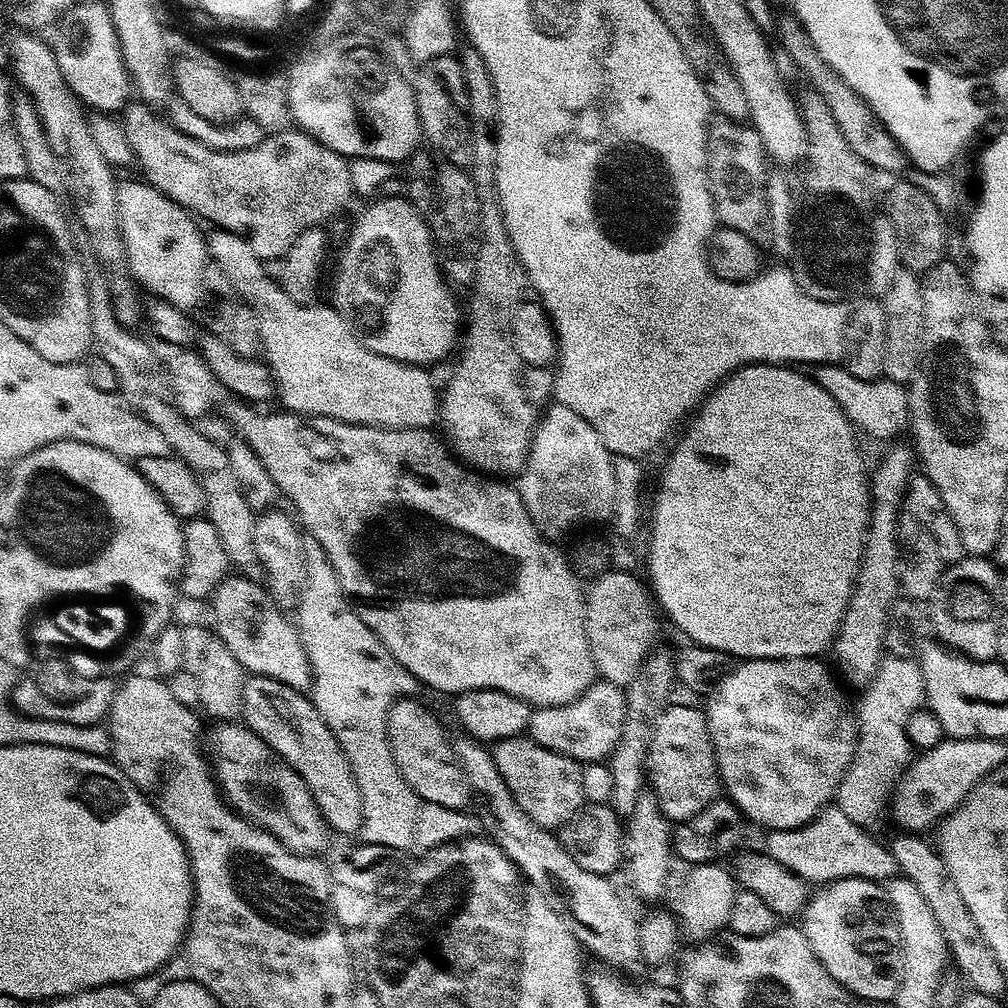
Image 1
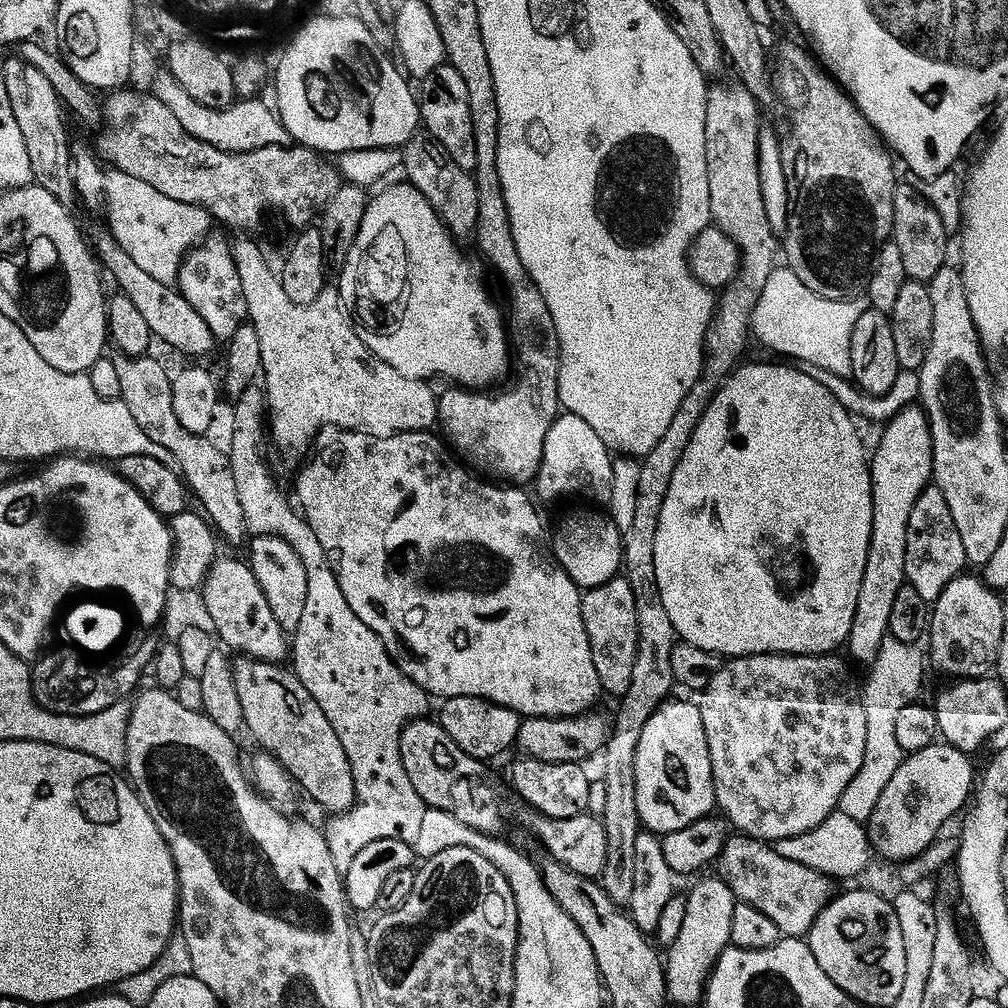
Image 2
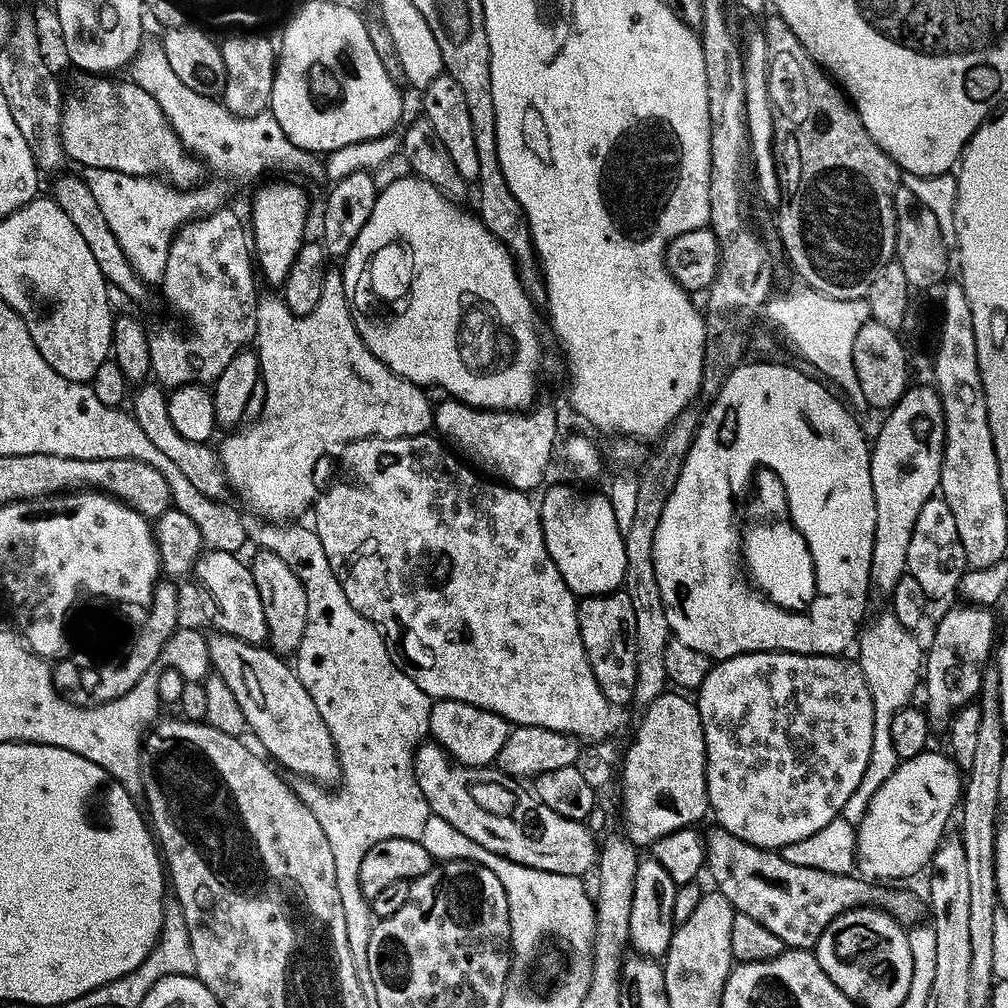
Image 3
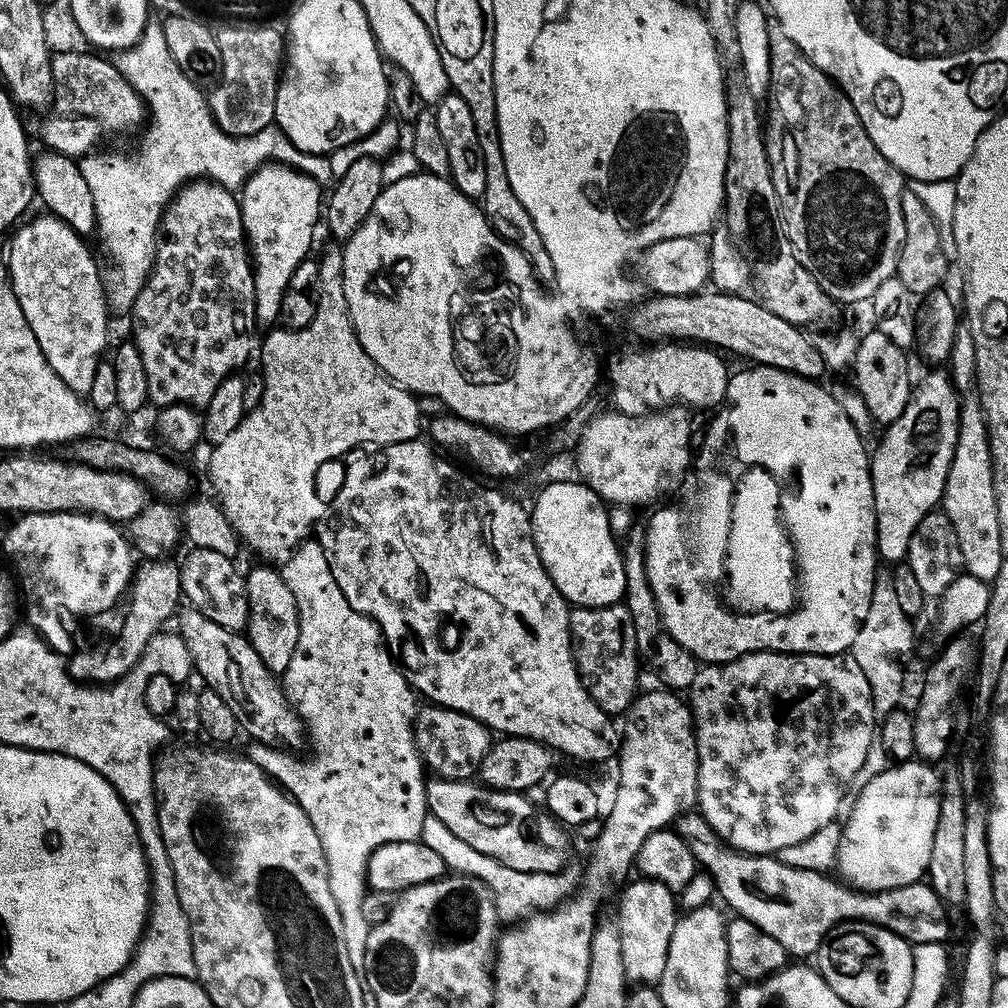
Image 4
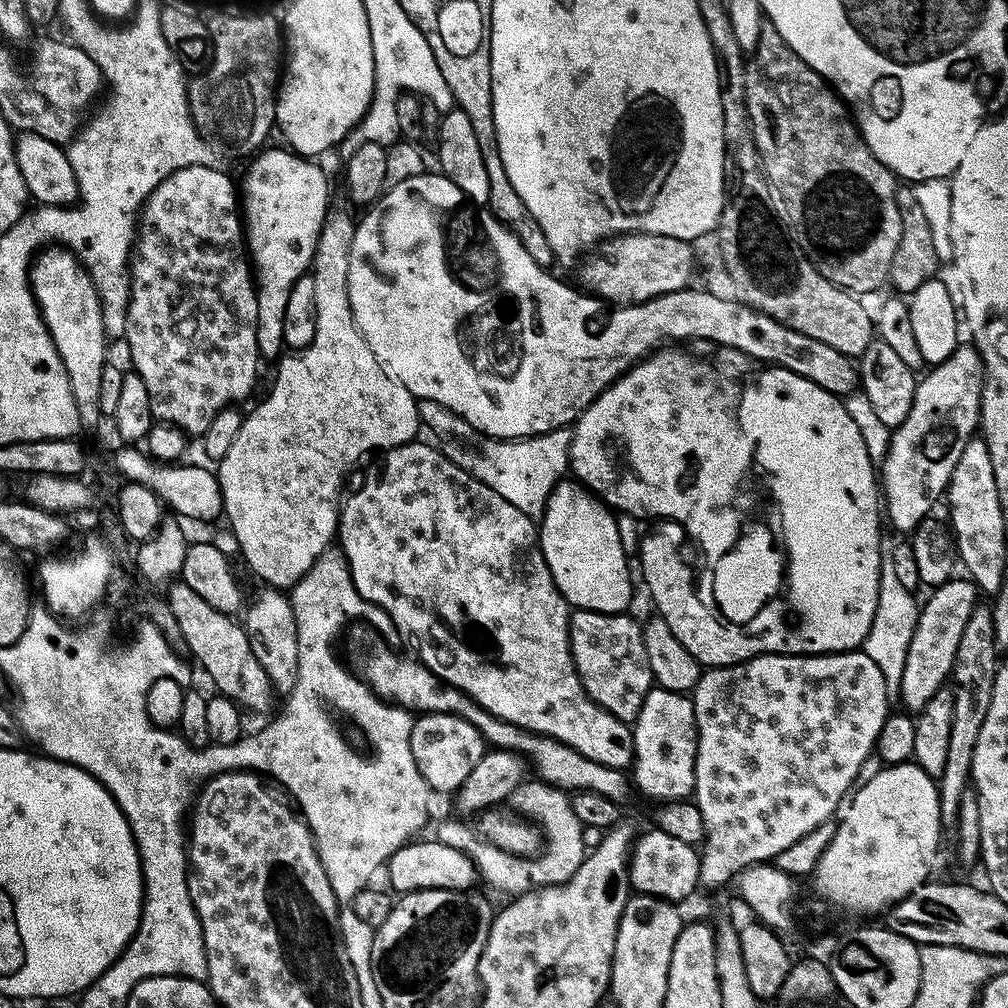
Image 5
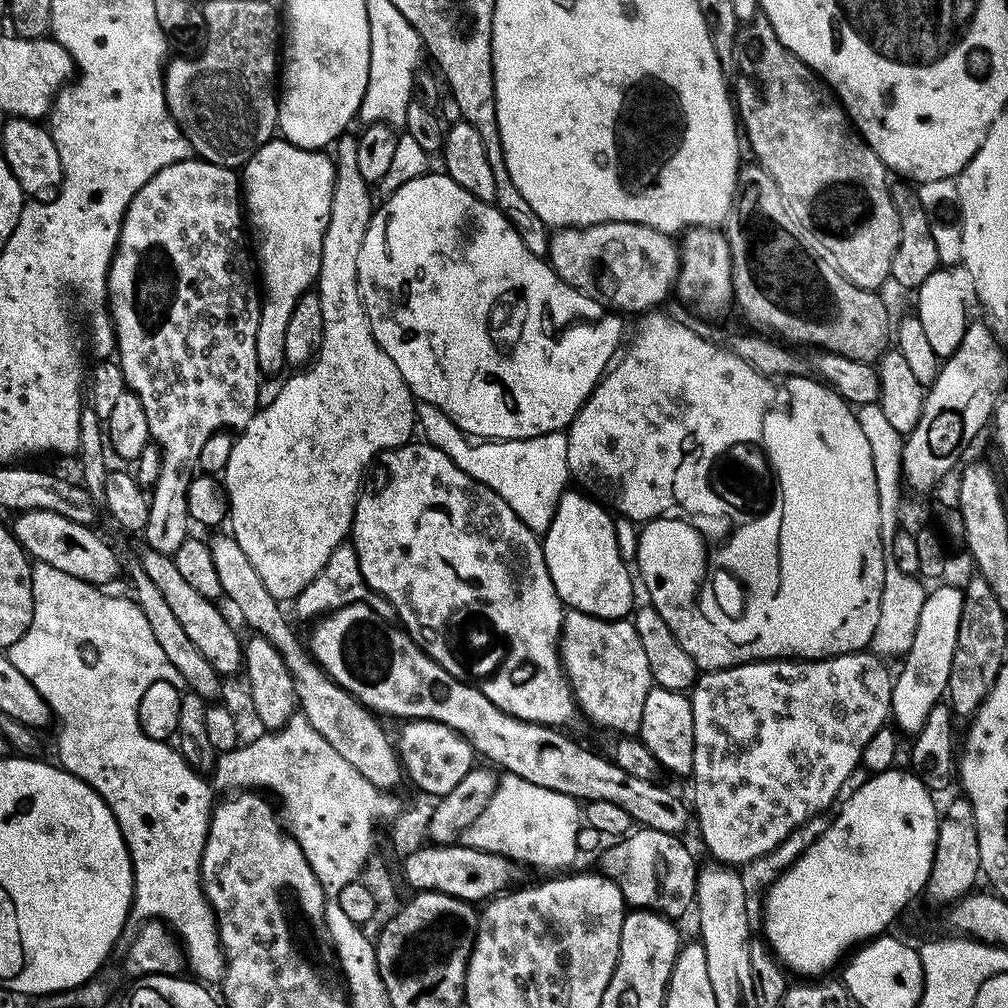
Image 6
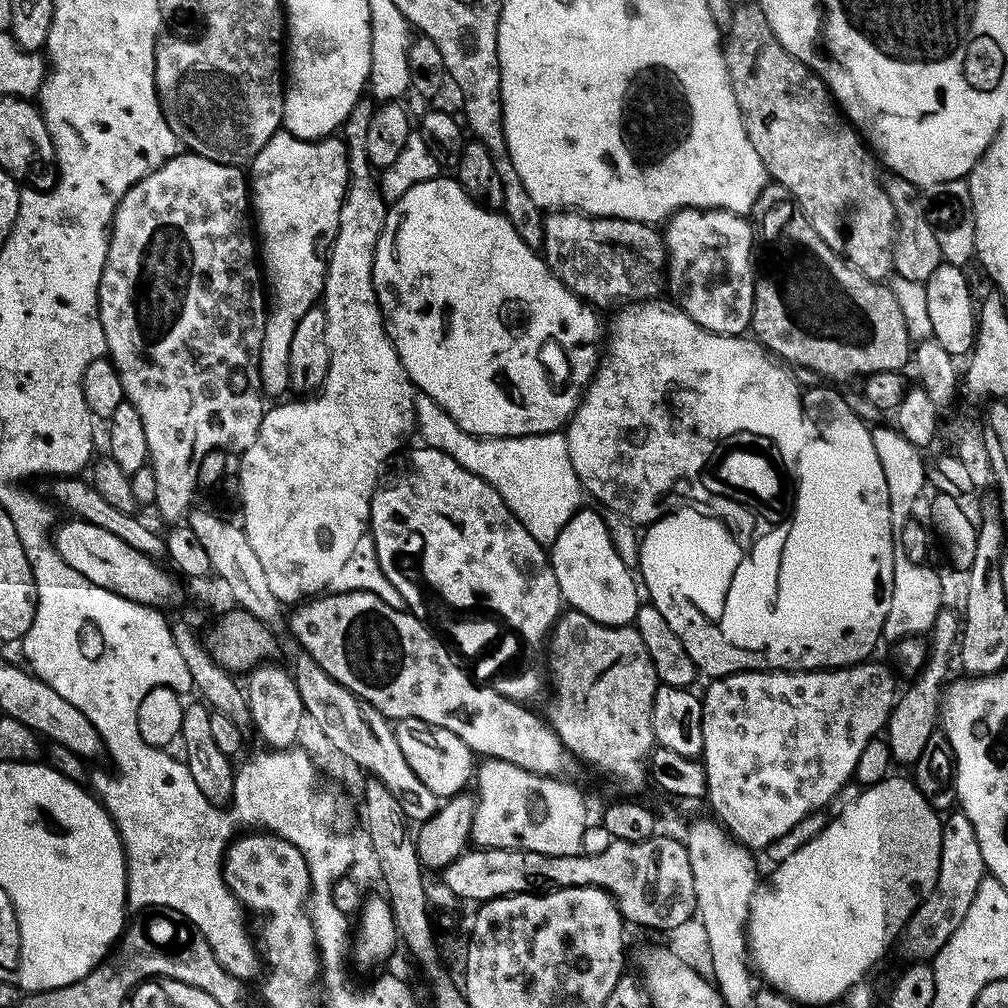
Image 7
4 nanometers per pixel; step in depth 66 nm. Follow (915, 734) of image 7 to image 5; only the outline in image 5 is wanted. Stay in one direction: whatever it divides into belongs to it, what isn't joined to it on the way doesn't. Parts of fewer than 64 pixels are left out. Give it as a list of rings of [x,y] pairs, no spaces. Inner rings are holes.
[[[971,579],[945,581],[928,592],[928,601],[919,609],[916,629],[906,650],[905,669],[902,670],[899,695],[904,696],[904,704],[909,713],[919,713],[920,709],[938,694],[938,690],[949,683],[954,658],[958,654],[958,638],[966,630],[970,614],[978,606],[978,589]]]

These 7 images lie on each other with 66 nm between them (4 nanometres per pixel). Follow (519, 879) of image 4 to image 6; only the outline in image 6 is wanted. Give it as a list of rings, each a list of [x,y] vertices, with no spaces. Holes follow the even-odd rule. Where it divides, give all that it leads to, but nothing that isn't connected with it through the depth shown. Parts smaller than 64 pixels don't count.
[[[504,774],[504,775],[501,775],[501,777],[502,777],[501,780],[498,781],[496,784],[496,789],[494,789],[492,792],[492,797],[490,797],[490,798],[487,797],[484,809],[482,810],[482,814],[478,814],[478,818],[476,819],[476,821],[470,827],[468,827],[468,829],[464,832],[463,837],[462,837],[463,843],[465,845],[467,845],[467,847],[477,848],[478,850],[482,850],[483,852],[493,852],[494,854],[498,854],[499,856],[507,856],[508,859],[517,861],[521,865],[524,865],[524,866],[529,866],[528,864],[533,864],[533,866],[536,868],[564,868],[564,869],[560,869],[560,870],[571,869],[568,867],[570,867],[571,864],[575,862],[576,851],[578,851],[580,848],[580,828],[582,829],[581,805],[577,802],[577,800],[575,800],[574,798],[570,798],[566,794],[558,794],[558,790],[546,790],[546,786],[534,786],[534,782],[526,782],[526,778],[518,778],[517,776],[513,776],[511,774]]]

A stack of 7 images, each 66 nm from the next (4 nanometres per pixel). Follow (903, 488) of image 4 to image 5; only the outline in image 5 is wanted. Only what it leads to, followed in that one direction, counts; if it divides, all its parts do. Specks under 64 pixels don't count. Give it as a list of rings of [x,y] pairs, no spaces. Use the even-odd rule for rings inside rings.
[[[958,346],[954,350],[954,354],[950,354],[950,358],[946,358],[946,362],[937,364],[927,369],[928,373],[924,377],[919,377],[916,392],[913,395],[913,404],[910,406],[909,413],[906,414],[905,420],[898,425],[891,433],[891,440],[888,446],[888,452],[885,454],[882,461],[882,504],[886,509],[886,520],[893,524],[900,532],[906,532],[906,534],[912,534],[915,529],[919,526],[921,520],[929,515],[933,510],[932,507],[936,503],[941,503],[942,497],[947,493],[948,483],[950,478],[954,474],[954,466],[958,466],[958,458],[962,458],[962,450],[966,450],[968,441],[973,439],[977,435],[978,425],[980,422],[980,392],[981,384],[984,382],[984,366],[980,363],[980,354],[976,351],[975,347]]]

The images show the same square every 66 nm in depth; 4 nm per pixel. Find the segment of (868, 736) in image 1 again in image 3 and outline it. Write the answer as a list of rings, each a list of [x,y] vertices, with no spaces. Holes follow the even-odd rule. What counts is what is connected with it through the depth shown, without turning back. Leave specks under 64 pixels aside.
[[[886,610],[869,627],[868,625],[859,633],[858,648],[860,644],[860,656],[858,663],[866,678],[867,688],[870,690],[871,702],[874,706],[874,739],[870,752],[870,760],[866,766],[866,772],[858,789],[850,796],[846,806],[841,812],[841,819],[858,826],[865,816],[870,798],[877,792],[878,787],[886,782],[890,774],[894,772],[900,759],[895,752],[892,742],[891,726],[894,715],[907,707],[915,690],[919,689],[921,674],[923,671],[924,650],[918,646],[911,631],[905,629],[896,616]]]

